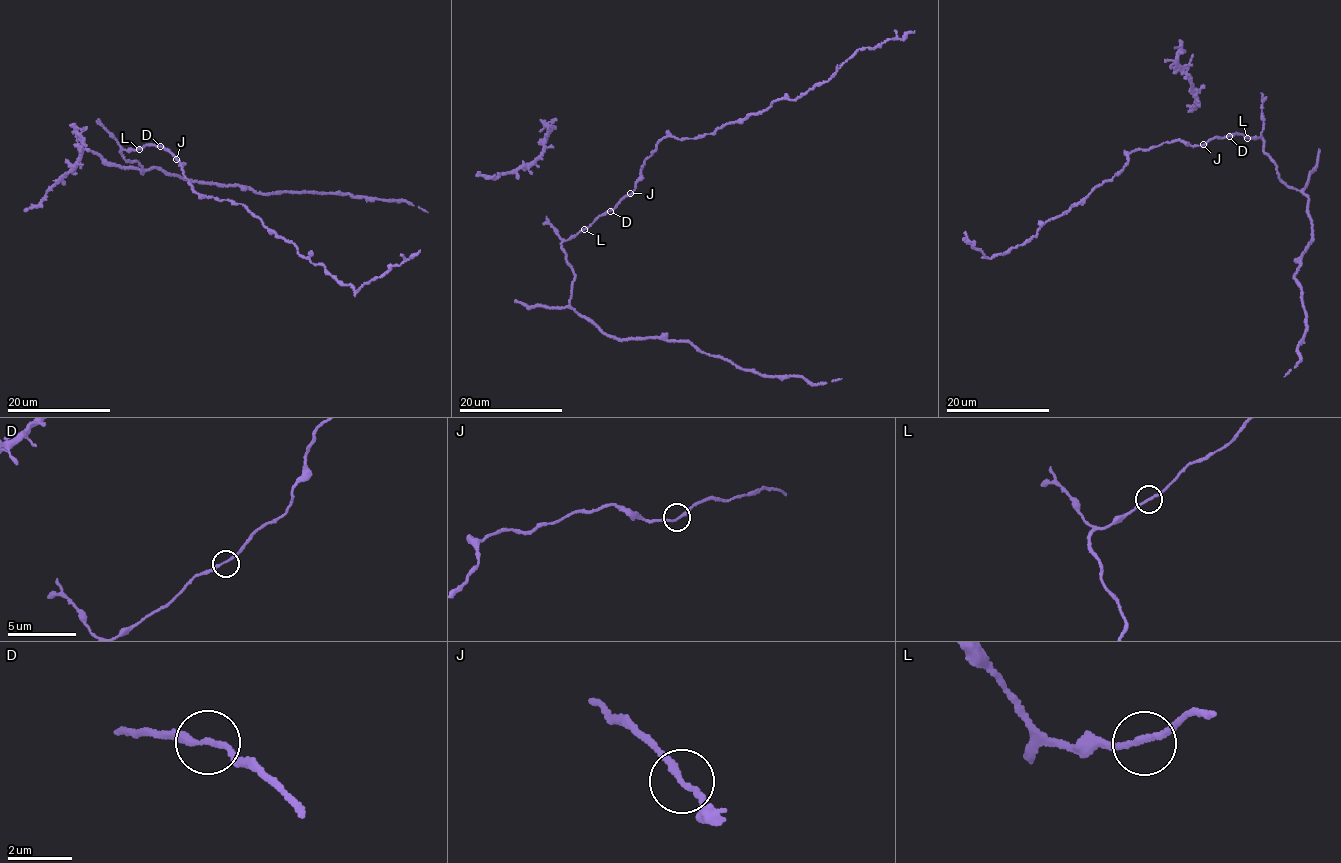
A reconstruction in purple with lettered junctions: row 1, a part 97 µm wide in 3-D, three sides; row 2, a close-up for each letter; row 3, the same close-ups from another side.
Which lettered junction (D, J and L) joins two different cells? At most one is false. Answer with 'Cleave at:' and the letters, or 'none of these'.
Cleave at: none of these

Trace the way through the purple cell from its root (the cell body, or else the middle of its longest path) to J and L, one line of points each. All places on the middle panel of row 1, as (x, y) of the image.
J: (611, 209), (631, 193)
L: (611, 209), (584, 229)

